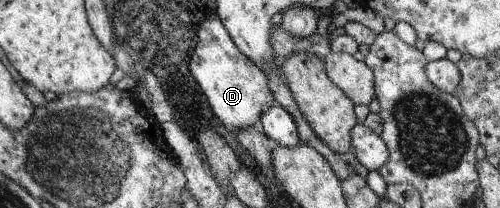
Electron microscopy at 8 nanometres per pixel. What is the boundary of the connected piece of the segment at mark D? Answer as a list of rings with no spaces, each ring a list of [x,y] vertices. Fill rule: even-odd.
[[[208,16],[200,24],[197,36],[198,44],[190,68],[210,109],[228,131],[234,133],[244,128],[252,128],[262,118],[262,112],[276,104],[267,76],[238,50],[217,16]]]

